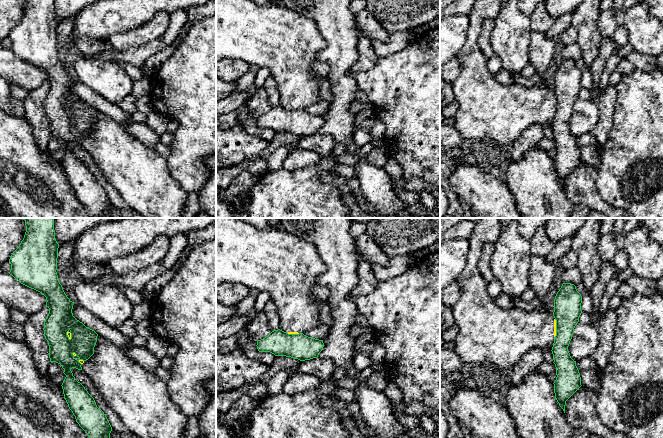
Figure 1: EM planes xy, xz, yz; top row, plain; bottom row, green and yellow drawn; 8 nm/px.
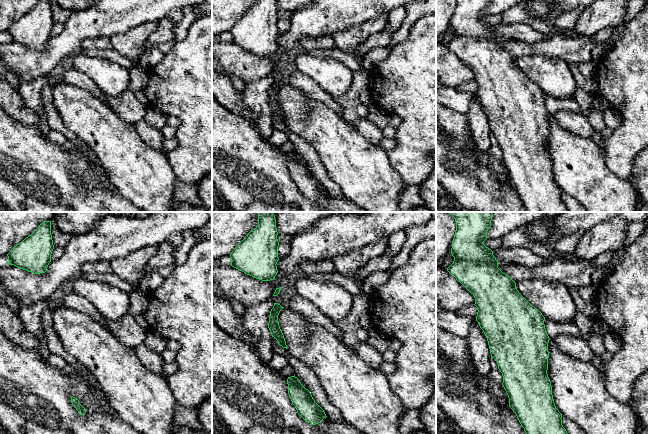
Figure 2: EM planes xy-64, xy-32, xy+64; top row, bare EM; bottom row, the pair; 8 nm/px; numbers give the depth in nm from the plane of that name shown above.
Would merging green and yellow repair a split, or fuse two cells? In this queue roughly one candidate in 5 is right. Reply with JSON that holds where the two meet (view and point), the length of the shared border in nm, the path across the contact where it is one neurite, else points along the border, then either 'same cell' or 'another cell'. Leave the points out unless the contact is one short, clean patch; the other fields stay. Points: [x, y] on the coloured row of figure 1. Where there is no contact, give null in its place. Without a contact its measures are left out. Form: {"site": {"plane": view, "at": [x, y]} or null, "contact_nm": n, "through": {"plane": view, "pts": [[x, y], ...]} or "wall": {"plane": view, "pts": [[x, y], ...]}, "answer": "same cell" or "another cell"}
{"site": {"plane": "yz", "at": [556, 328]}, "contact_nm": 140, "answer": "another cell"}

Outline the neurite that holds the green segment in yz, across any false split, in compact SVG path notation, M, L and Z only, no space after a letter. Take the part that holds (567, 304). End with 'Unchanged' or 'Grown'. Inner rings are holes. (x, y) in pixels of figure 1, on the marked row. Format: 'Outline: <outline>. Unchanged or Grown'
Outline: M563 283L554 299L556 336L551 351L557 377L553 384L555 398L564 413L566 401L582 386L576 361L568 351L574 328L582 313L581 303L582 296L571 283Z. Unchanged

